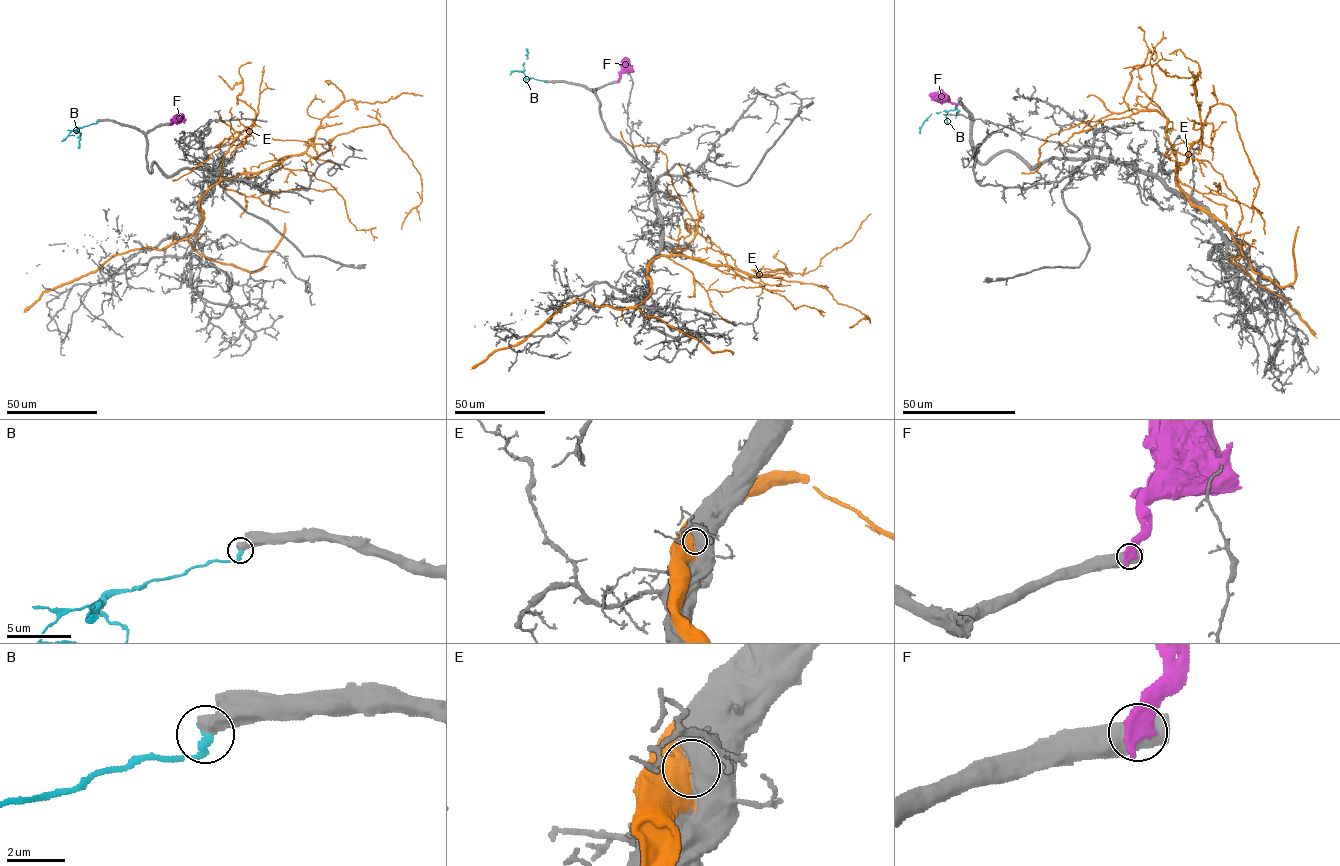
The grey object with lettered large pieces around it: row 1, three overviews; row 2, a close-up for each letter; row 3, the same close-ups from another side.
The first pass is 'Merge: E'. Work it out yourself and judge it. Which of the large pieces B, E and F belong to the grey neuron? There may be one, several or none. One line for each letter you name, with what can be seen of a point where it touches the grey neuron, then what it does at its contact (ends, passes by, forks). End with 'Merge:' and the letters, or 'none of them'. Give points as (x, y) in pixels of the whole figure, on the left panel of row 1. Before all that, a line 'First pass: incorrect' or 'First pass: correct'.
First pass: incorrect
Merge: none of them

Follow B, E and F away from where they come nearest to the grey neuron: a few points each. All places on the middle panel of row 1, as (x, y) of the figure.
B: (544, 81), (525, 78), (523, 63), (528, 58), (526, 49)
E: (649, 264), (661, 256), (684, 256), (754, 276), (817, 284), (870, 322), (869, 318), (850, 327)
F: (618, 81), (626, 57)

